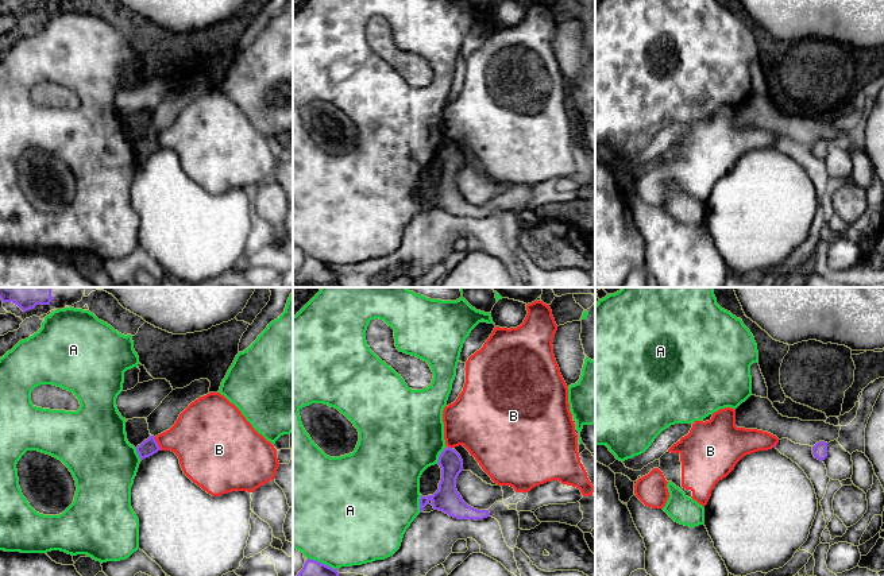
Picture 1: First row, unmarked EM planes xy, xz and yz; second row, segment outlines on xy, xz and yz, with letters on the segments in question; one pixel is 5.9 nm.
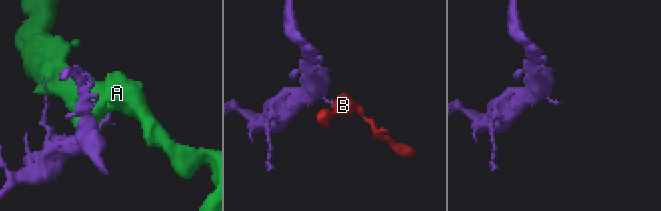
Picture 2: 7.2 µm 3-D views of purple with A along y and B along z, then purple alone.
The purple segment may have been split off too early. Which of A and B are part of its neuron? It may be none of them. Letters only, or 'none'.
none

